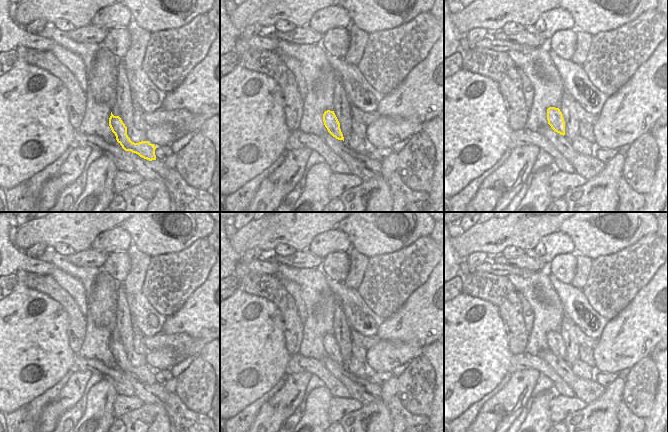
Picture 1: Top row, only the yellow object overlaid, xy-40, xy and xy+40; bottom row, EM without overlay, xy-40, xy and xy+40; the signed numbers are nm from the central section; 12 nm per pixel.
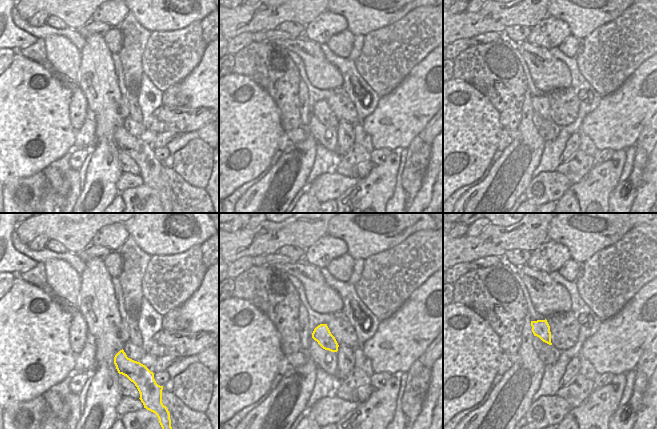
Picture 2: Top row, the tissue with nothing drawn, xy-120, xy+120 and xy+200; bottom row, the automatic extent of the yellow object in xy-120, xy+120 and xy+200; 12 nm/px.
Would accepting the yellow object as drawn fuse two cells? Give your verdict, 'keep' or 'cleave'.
keep

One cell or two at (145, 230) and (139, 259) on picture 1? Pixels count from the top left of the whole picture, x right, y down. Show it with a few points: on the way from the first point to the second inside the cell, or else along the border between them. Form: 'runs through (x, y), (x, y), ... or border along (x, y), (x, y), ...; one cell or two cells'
border along (131, 239), (140, 251), (150, 257); two cells

